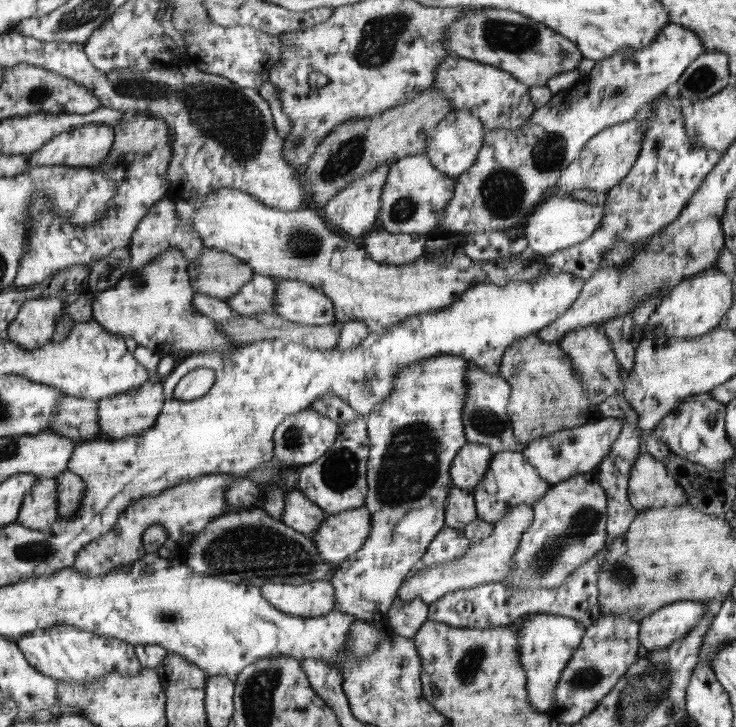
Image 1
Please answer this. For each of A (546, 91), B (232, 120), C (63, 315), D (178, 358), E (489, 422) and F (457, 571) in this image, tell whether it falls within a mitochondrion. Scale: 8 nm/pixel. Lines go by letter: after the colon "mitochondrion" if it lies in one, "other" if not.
A: other
B: mitochondrion
C: other
D: other
E: mitochondrion
F: other

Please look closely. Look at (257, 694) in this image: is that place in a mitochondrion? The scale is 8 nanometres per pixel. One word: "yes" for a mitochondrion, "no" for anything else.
yes

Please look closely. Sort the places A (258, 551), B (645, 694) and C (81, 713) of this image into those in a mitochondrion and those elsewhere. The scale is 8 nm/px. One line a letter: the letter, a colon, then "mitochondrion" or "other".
A: mitochondrion
B: mitochondrion
C: other

